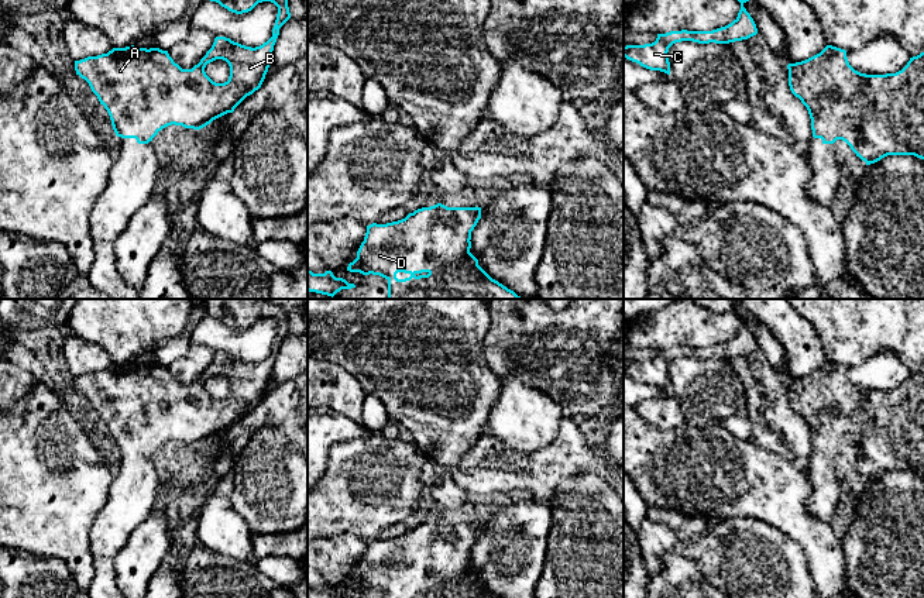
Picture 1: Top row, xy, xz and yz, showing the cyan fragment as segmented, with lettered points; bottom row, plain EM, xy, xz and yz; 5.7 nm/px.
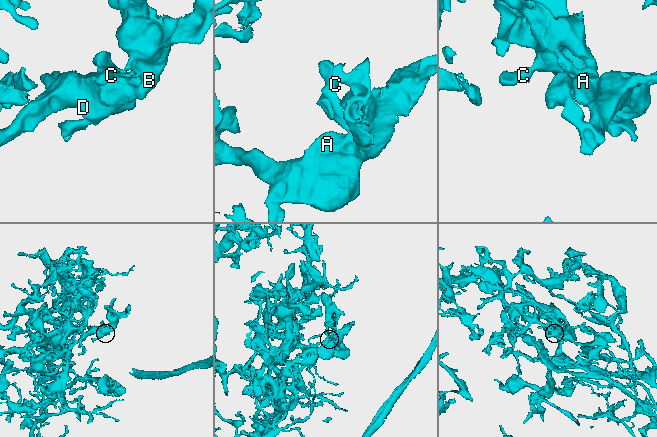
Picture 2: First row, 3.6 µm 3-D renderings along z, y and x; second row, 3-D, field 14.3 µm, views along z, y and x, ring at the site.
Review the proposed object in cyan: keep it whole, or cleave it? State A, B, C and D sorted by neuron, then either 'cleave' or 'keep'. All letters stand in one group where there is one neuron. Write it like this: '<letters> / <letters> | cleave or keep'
A B C D | keep

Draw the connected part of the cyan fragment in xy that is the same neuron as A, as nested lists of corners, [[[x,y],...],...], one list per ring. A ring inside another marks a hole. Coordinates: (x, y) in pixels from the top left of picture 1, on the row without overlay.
[[[205,299],[203,306],[207,316],[236,330],[248,329],[262,317],[274,319],[278,330],[272,353],[255,364],[226,353],[216,353],[212,364],[192,385],[182,385],[168,367],[134,361],[113,364],[107,370],[75,377],[76,391],[89,399],[100,420],[107,426],[117,453],[135,454],[138,460],[148,460],[162,444],[172,440],[200,446],[213,436],[233,429],[247,412],[261,403],[279,344],[291,334],[288,310],[267,299]],[[216,375],[223,375],[230,382],[230,392],[224,399],[213,398],[205,388],[206,381]]]

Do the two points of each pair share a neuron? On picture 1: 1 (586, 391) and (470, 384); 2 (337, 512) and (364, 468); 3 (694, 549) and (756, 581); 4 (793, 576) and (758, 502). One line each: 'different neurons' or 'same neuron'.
1: different neurons
2: same neuron
3: same neuron
4: different neurons

